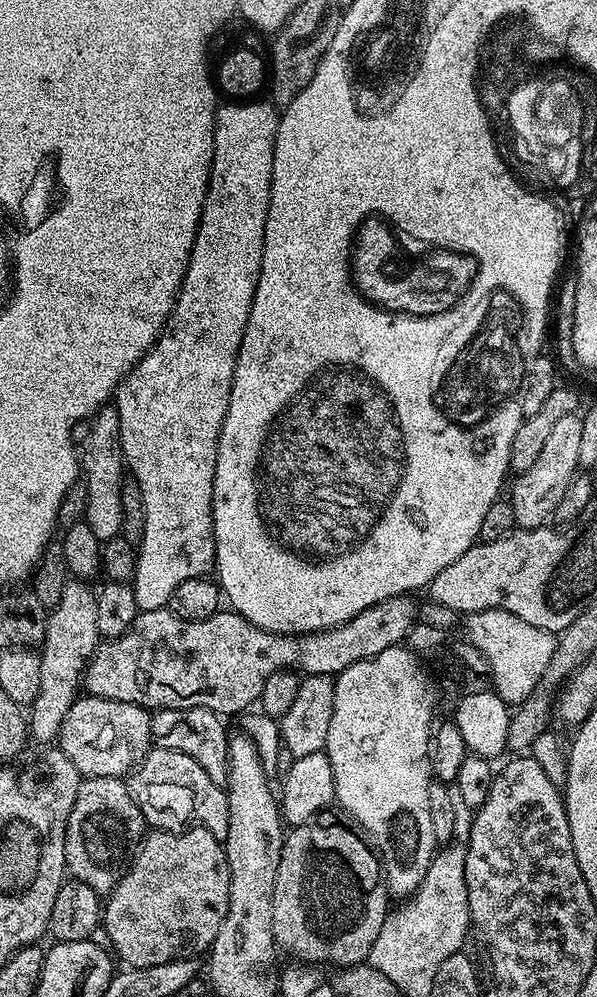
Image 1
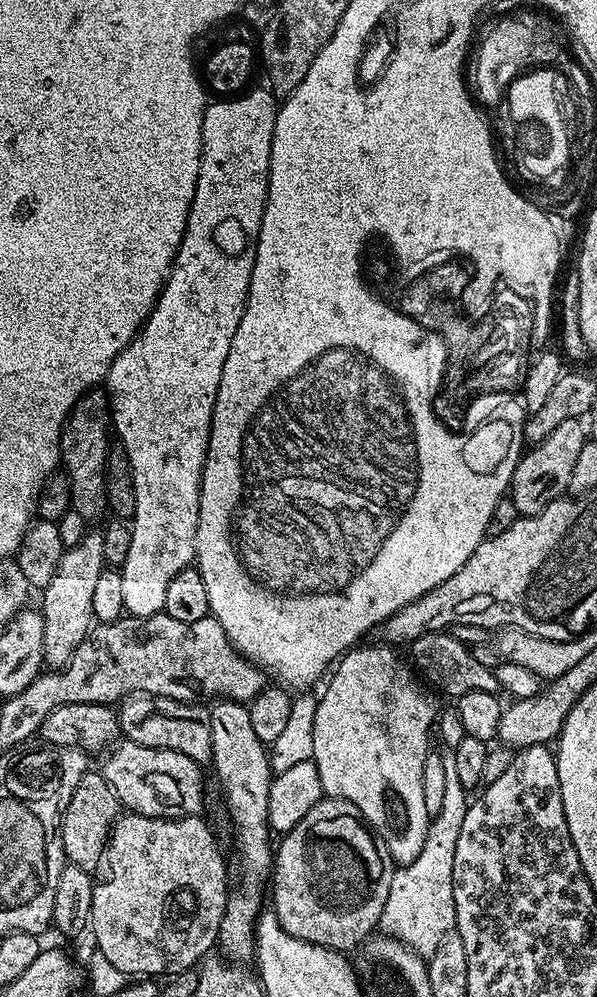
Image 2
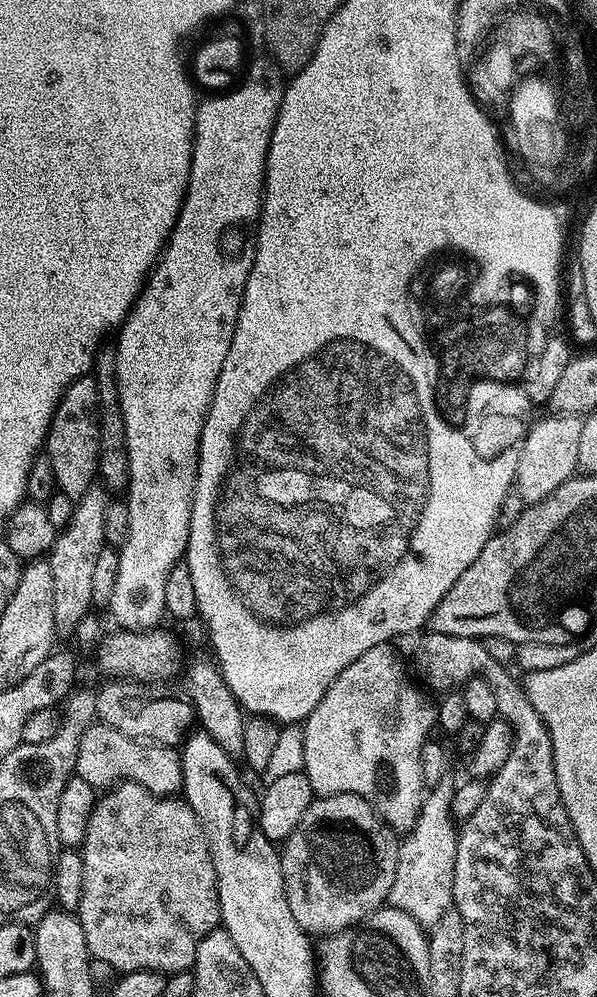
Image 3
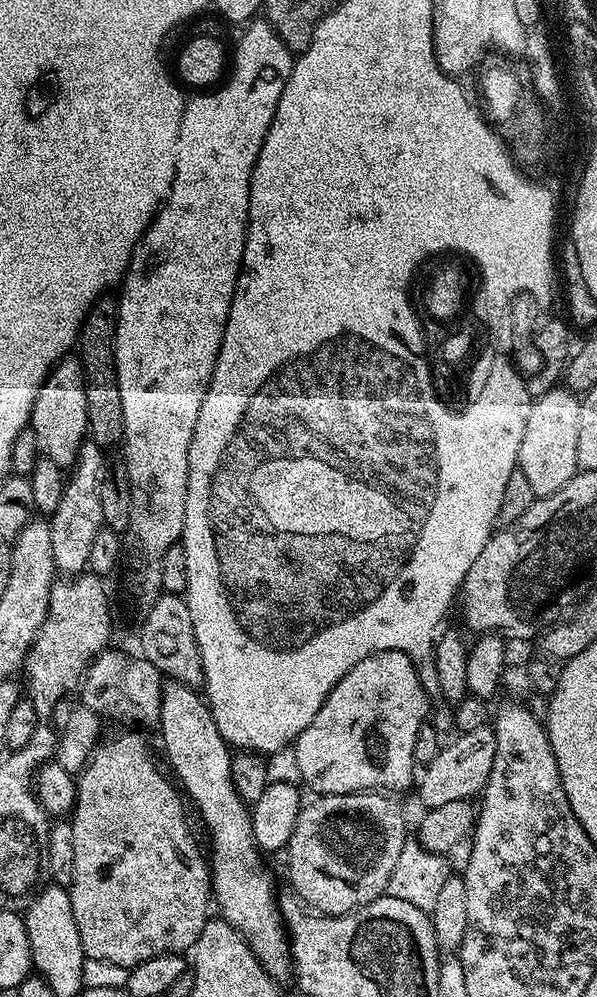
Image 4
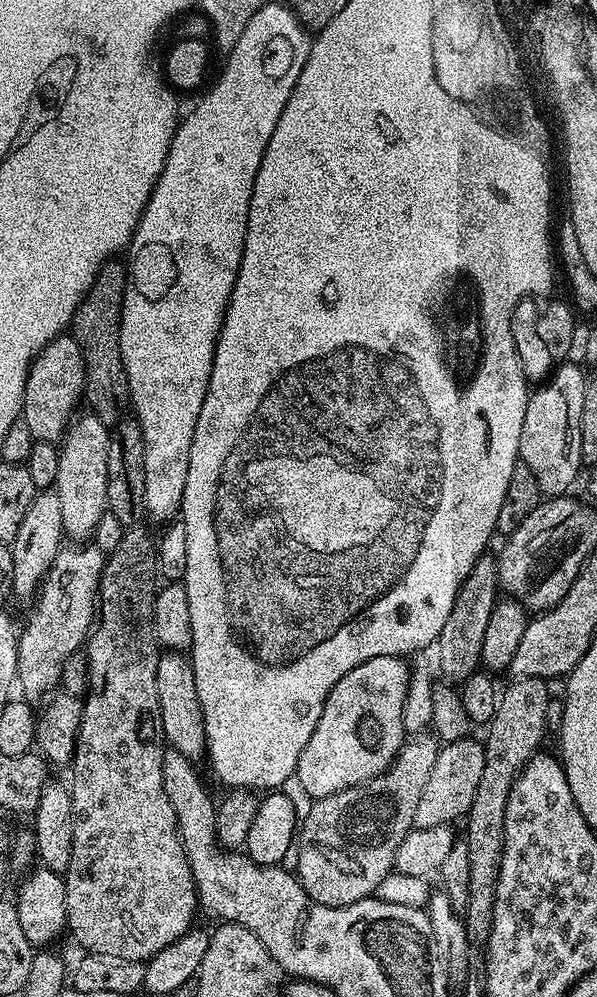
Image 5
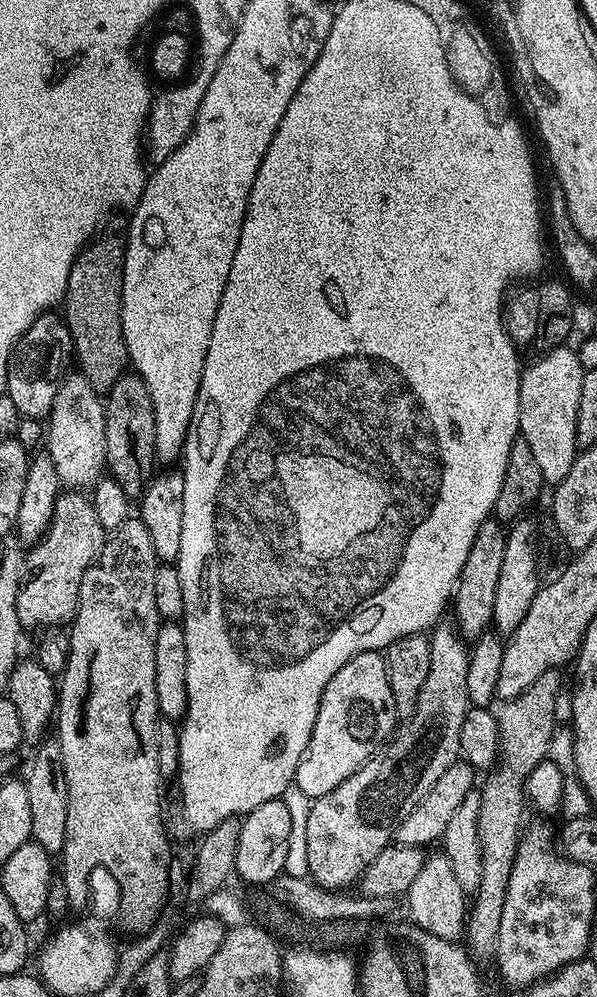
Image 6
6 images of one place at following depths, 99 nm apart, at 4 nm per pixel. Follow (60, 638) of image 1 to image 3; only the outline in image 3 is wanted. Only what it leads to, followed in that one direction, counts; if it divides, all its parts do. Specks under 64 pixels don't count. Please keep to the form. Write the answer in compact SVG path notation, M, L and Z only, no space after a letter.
M93 486L75 501L72 517L64 528L56 533L56 541L46 559L50 574L54 574L54 622L57 629L73 629L84 618L92 604L93 571L98 554L104 549L104 516L110 496L103 487Z

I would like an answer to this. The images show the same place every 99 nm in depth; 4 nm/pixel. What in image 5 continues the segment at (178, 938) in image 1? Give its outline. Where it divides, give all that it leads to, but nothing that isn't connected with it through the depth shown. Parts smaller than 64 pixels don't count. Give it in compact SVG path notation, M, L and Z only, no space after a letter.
M125 527L122 542L107 553L100 574L98 615L86 641L86 695L80 710L76 751L70 761L74 842L68 869L62 875L66 886L66 928L84 947L83 951L147 961L162 946L170 946L193 927L192 915L198 912L198 903L174 807L162 786L166 741L156 685L161 649L152 629L152 607L158 591L156 540L146 529L136 527Z

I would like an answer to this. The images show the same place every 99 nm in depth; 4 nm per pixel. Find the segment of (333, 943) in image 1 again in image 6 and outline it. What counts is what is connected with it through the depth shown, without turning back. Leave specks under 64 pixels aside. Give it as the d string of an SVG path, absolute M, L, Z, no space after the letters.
M441 622L431 629L429 639L430 650L430 670L427 671L426 682L423 683L421 693L418 694L417 705L410 715L403 717L397 723L395 732L380 745L380 749L368 759L362 767L354 774L350 774L350 778L346 778L346 782L342 782L342 786L334 786L334 790L330 790L330 794L322 794L315 797L310 806L310 819L306 821L306 858L308 859L308 876L322 888L331 890L344 890L347 884L355 885L359 881L363 872L374 862L374 858L382 853L382 850L393 843L396 835L396 827L402 822L402 818L406 818L406 814L410 814L410 810L414 810L414 806L418 806L418 802L422 802L422 798L426 798L426 794L430 794L430 786L434 786L434 782L438 782L438 778L442 778L442 774L446 774L446 770L450 770L450 766L457 763L460 756L460 731L462 730L462 722L468 717L470 705L468 703L468 691L466 690L466 670L468 669L468 653L469 645L463 636L451 623Z

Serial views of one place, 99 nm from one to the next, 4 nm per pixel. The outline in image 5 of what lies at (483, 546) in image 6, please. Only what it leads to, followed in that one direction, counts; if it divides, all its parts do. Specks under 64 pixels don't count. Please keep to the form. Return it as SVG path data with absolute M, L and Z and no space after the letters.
M485 554L476 559L476 565L470 570L470 574L466 574L466 578L454 598L454 606L450 606L450 614L446 617L446 626L442 626L442 630L436 634L434 664L439 675L440 672L444 675L441 677L445 681L463 682L481 667L482 637L486 634L490 610L494 610L498 599L500 582L496 573L496 560L490 556Z

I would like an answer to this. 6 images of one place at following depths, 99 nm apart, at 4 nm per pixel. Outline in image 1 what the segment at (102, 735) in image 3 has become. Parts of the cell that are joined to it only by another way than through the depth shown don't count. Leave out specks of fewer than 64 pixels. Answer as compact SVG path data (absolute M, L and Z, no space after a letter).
M153 747L136 765L126 783L130 798L134 798L138 810L142 810L145 821L153 829L180 830L195 822L214 834L218 841L228 835L227 791L215 784L194 758L178 750Z

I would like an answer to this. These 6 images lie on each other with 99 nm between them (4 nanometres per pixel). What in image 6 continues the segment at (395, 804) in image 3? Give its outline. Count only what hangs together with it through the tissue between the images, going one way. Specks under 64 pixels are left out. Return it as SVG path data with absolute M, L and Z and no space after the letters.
M363 652L350 658L350 662L346 662L346 666L342 666L342 670L338 670L338 674L330 678L330 682L326 682L326 690L322 690L318 718L314 722L310 742L298 762L295 784L300 787L302 794L313 798L330 794L334 786L342 786L342 782L346 782L350 774L357 772L380 749L380 745L395 732L397 723L398 715L394 695L391 694L385 657L380 652Z

